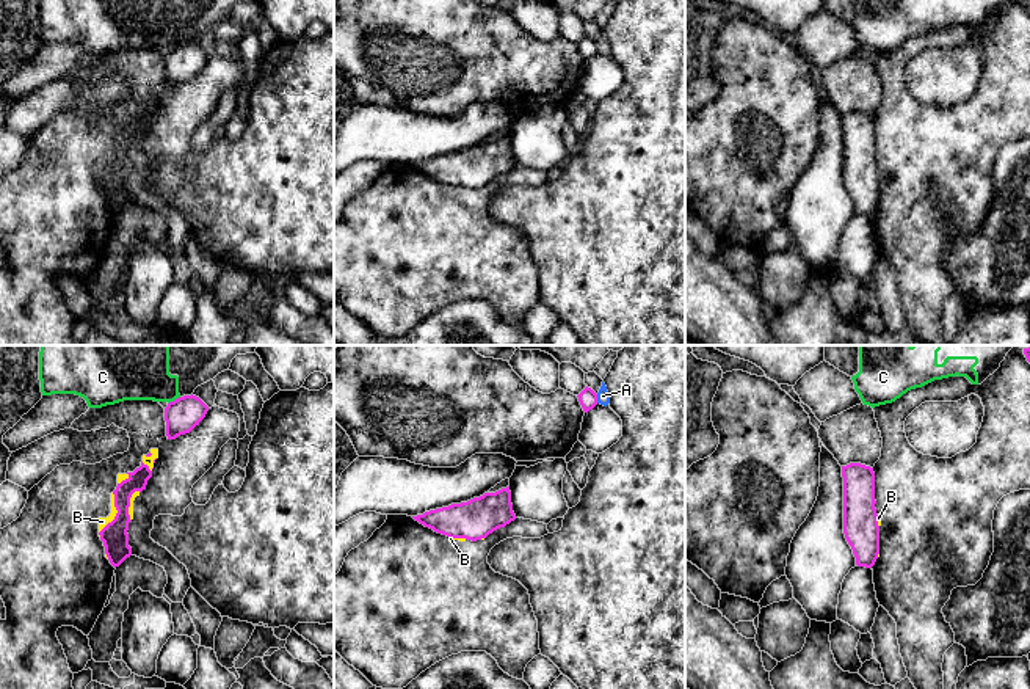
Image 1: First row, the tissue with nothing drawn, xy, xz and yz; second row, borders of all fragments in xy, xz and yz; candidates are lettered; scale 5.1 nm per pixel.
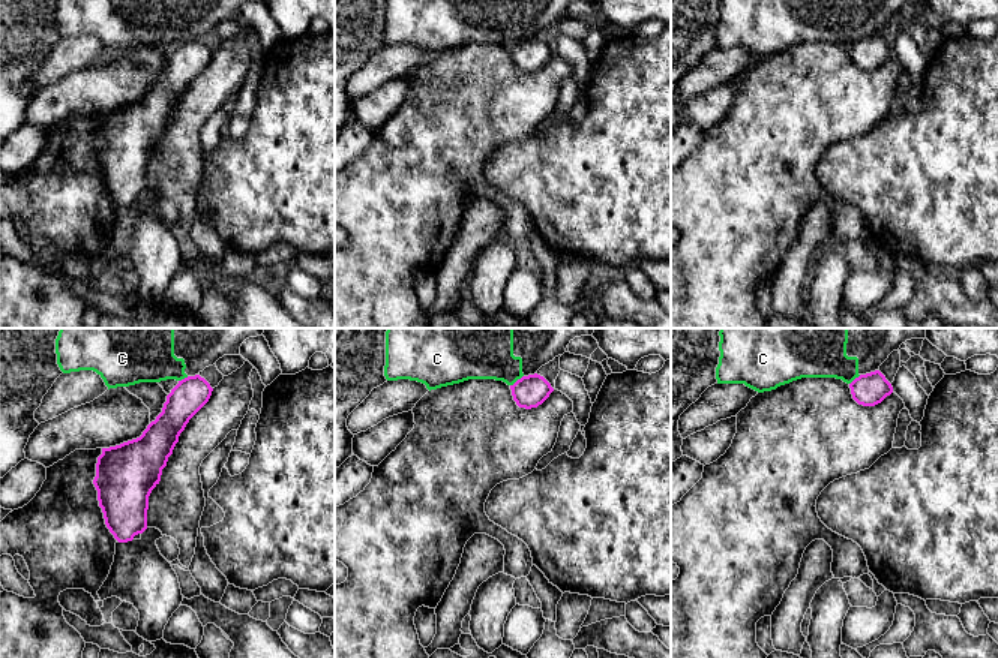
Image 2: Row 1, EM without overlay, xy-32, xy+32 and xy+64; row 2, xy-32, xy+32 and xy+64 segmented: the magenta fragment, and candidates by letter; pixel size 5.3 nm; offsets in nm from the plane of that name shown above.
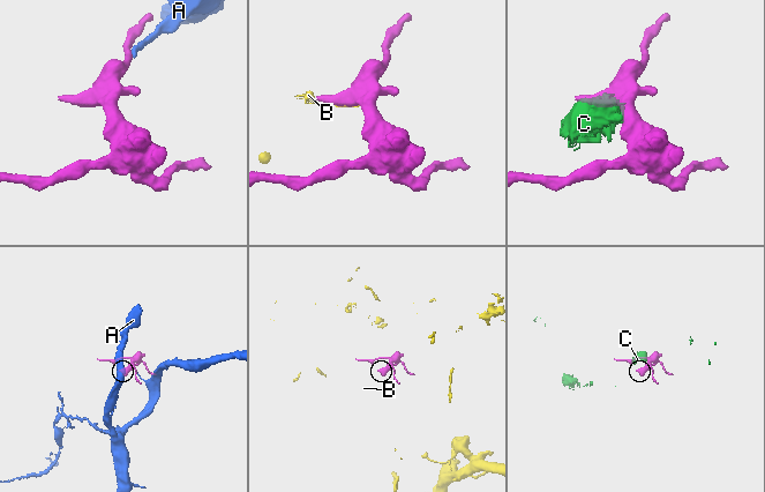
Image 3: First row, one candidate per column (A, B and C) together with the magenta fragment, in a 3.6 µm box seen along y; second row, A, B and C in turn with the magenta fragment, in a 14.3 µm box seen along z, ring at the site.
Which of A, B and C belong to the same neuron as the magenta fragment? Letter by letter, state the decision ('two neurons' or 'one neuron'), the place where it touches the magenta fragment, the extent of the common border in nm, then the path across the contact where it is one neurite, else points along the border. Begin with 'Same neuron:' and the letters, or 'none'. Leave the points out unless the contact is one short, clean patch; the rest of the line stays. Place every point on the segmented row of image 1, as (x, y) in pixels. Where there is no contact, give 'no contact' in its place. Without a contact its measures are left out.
Same neuron: none
A: two neurons; meets magenta in xz at (596, 399); contact 50 nm long; border along xz (596, 394), (598, 402)
B: two neurons; meets magenta in xy at (116, 515); contact 240 nm long
C: two neurons; meets magenta in xy at (174, 401); contact 80 nm long; border along xy (179, 396), (168, 404)

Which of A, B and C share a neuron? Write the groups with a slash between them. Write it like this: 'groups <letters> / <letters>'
groups A / B / C

